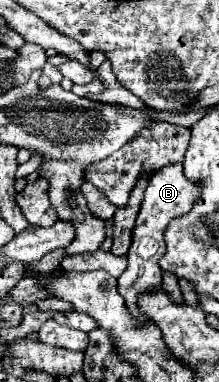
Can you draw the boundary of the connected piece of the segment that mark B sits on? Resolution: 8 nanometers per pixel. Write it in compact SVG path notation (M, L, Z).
M168 164L160 168L160 172L152 174L148 188L144 192L144 200L140 206L140 214L138 214L134 232L132 232L132 246L128 250L128 268L118 278L118 290L124 296L128 308L134 312L134 316L140 314L136 306L136 296L140 292L160 288L162 284L162 270L158 266L158 260L166 252L164 228L168 226L172 218L188 214L192 210L192 204L196 202L196 196L200 196L200 188L196 190L196 184L192 184L192 180L186 180L182 172L182 164Z

